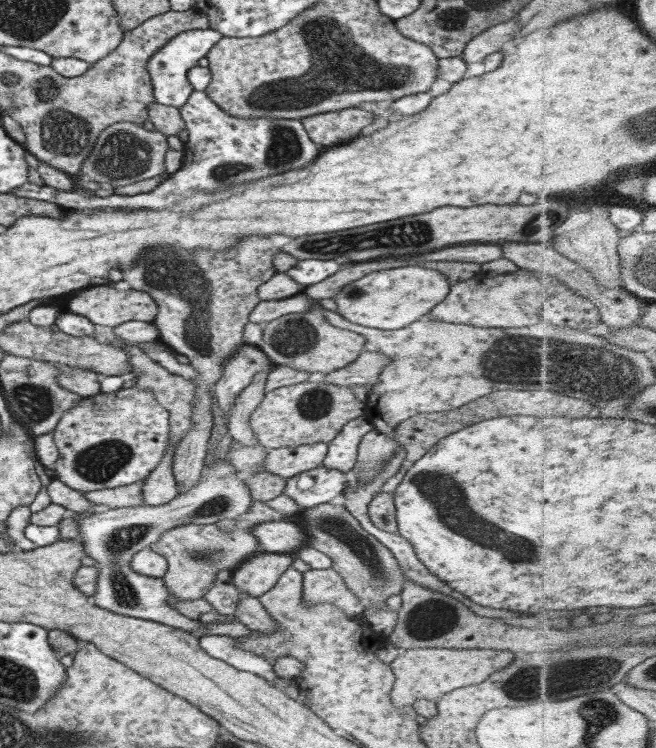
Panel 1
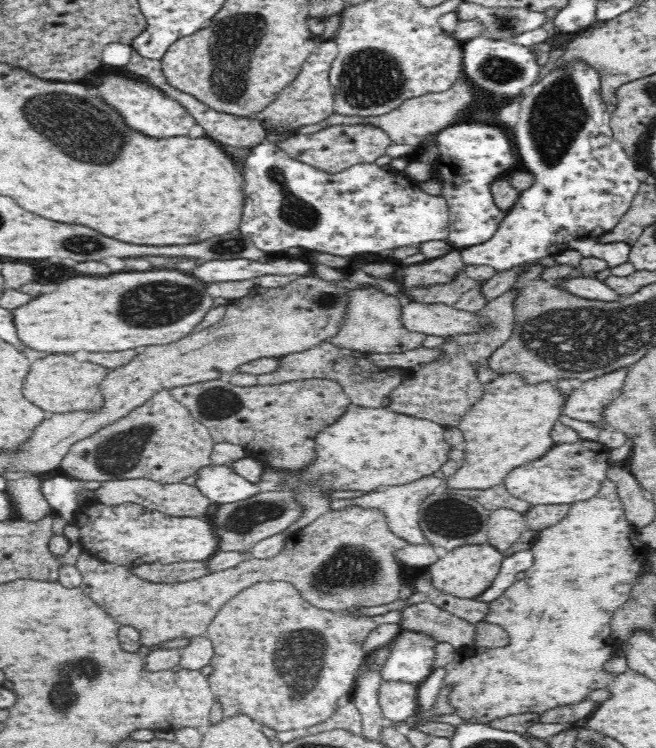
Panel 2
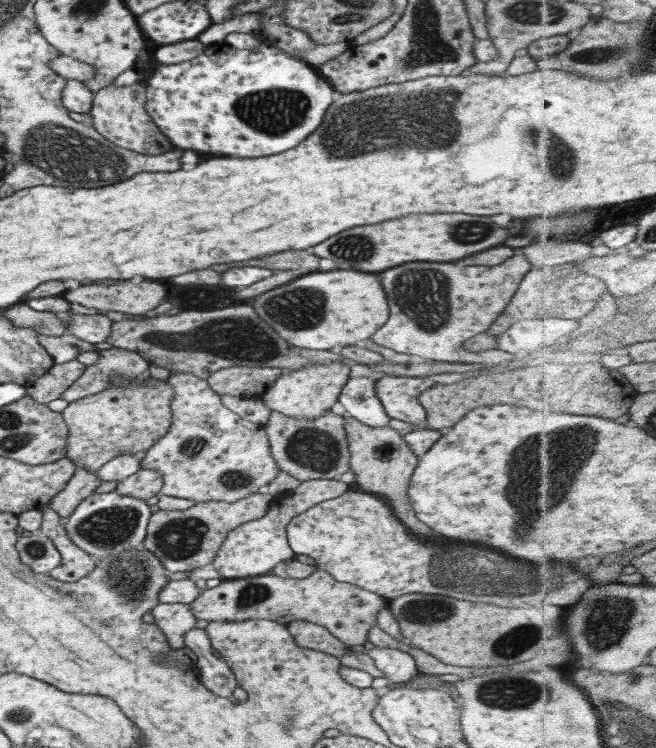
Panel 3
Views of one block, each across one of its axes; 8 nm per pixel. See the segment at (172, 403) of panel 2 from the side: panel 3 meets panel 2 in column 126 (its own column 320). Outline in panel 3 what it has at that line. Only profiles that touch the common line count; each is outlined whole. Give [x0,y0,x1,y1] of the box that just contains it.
[265,410,351,480]

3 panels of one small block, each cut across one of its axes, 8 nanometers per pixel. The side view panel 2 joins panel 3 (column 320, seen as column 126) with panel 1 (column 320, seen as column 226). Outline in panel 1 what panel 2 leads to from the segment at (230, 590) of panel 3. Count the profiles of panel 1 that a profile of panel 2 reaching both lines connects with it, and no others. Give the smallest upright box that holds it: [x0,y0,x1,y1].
[302,567,365,617]

